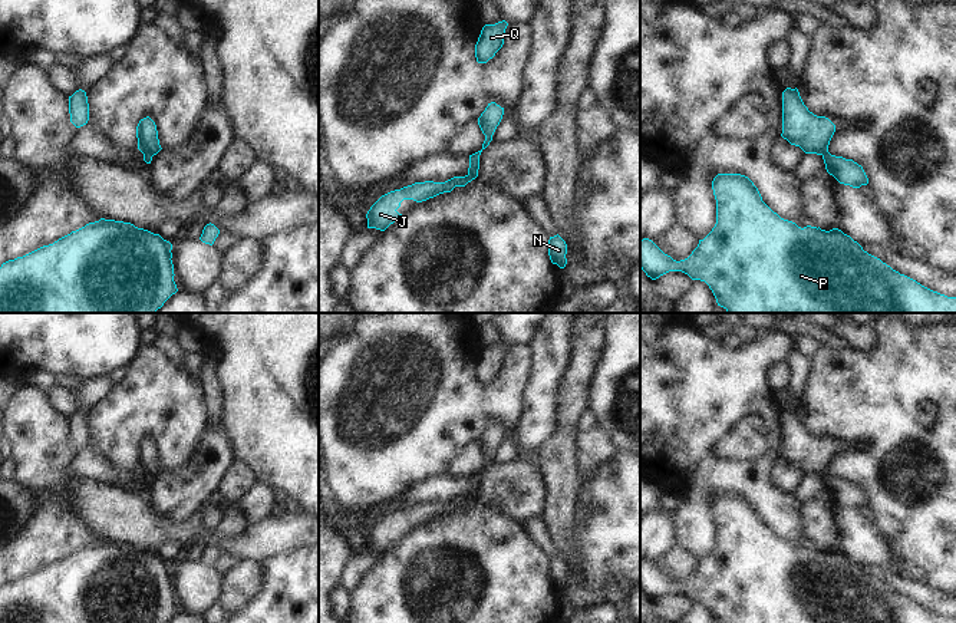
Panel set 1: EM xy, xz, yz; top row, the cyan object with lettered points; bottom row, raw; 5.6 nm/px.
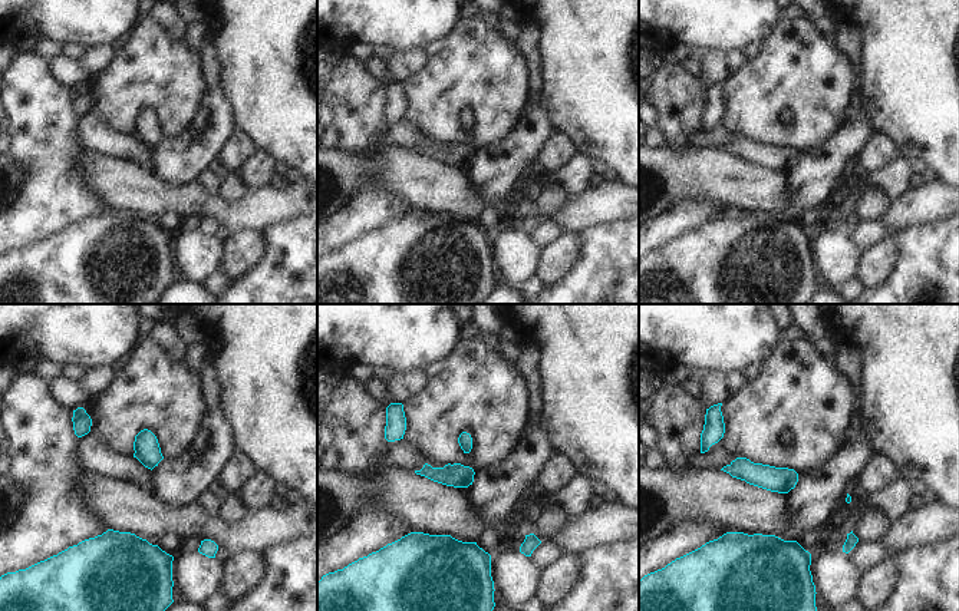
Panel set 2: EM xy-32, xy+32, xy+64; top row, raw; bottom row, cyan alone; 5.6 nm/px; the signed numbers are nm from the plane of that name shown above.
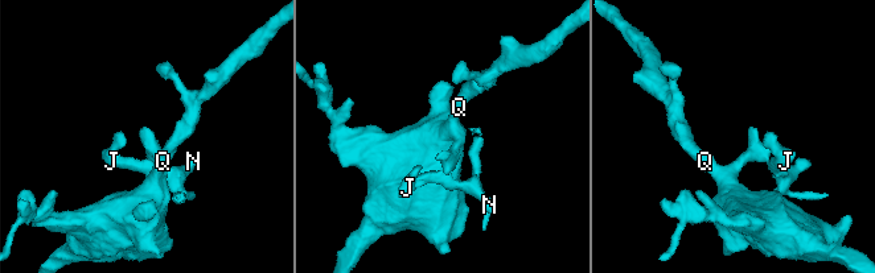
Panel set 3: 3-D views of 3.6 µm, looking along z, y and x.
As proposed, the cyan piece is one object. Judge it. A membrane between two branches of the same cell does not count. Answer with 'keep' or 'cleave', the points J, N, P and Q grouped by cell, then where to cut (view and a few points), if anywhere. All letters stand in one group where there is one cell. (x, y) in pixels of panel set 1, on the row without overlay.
cleave | J N / P Q | xz (468, 495), (474, 500)

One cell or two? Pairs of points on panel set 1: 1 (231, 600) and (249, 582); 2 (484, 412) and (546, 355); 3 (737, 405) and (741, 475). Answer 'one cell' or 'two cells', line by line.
1: one cell
2: two cells
3: one cell

